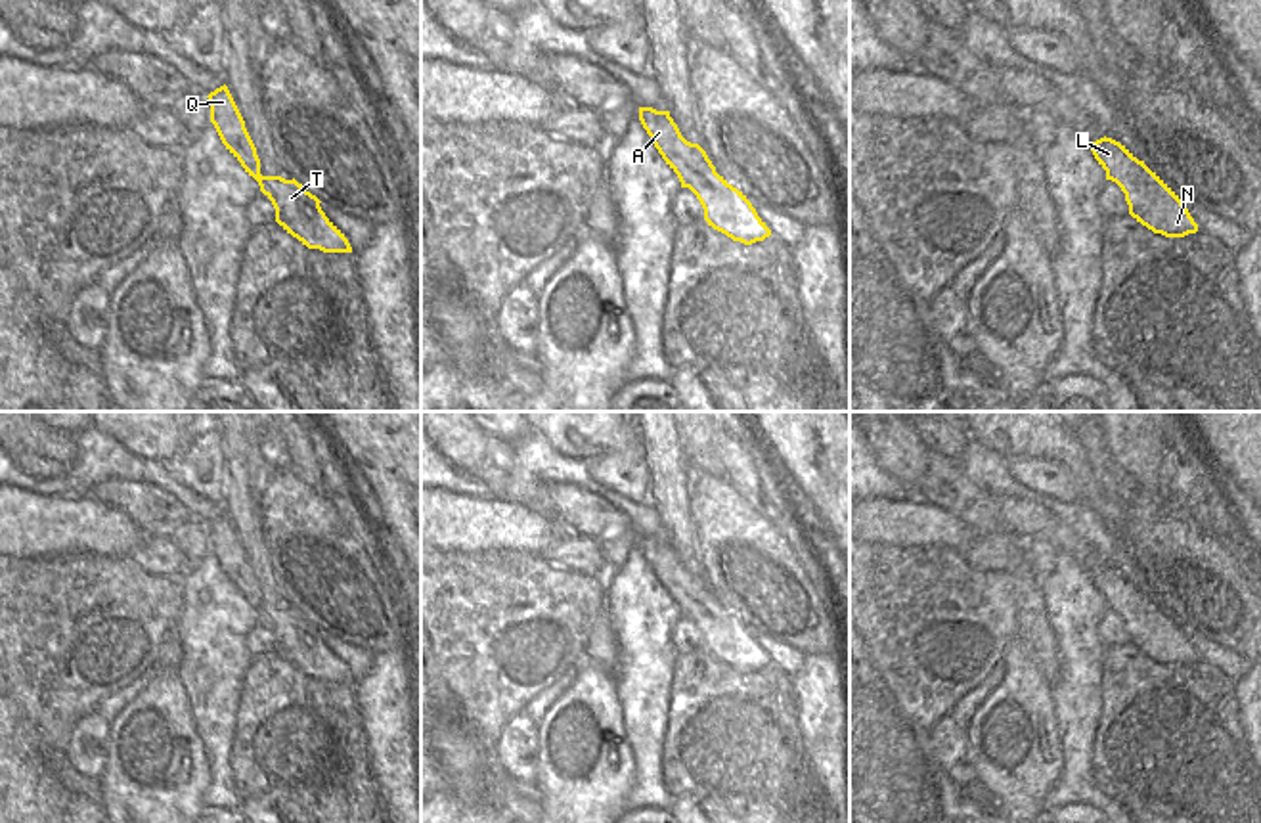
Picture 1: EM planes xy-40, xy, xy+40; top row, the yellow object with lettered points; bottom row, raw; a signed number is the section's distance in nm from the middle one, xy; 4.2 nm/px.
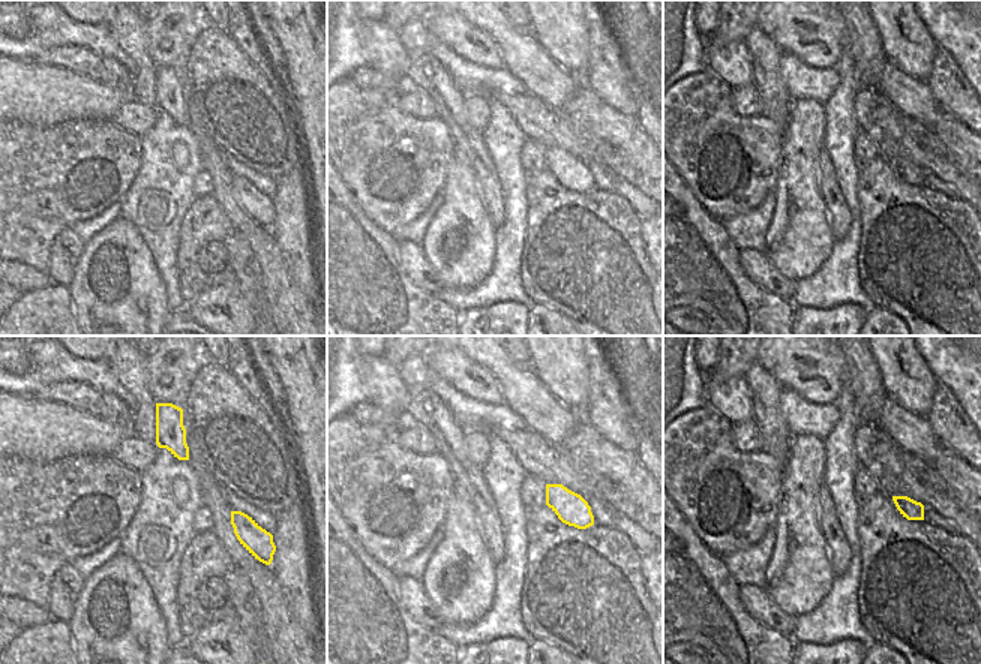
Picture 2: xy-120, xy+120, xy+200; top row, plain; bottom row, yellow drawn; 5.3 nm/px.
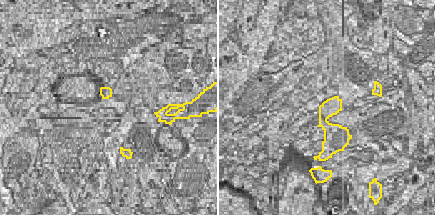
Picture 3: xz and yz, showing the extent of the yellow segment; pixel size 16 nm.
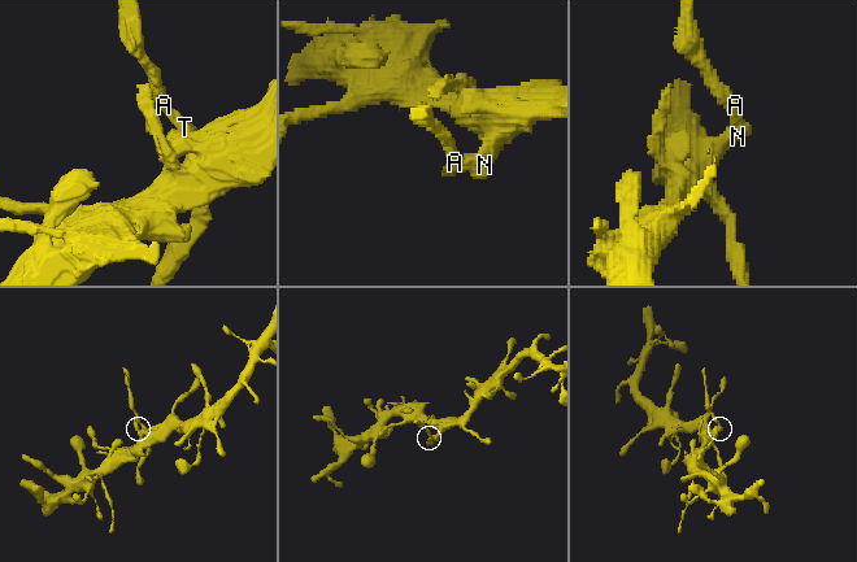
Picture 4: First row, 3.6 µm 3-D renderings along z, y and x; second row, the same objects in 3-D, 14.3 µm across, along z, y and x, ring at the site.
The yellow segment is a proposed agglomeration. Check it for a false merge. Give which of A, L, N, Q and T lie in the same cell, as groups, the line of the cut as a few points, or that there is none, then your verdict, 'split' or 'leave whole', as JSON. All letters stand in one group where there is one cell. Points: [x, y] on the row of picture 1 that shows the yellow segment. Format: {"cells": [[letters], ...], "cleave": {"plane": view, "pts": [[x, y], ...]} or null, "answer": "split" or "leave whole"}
{"cells": [["A", "L", "Q"], ["N", "T"]], "cleave": {"plane": "xy", "pts": [[714, 171], [701, 171], [689, 188]]}, "answer": "split"}

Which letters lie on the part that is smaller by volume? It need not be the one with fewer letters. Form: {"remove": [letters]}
{"remove": ["A", "L", "Q"]}

